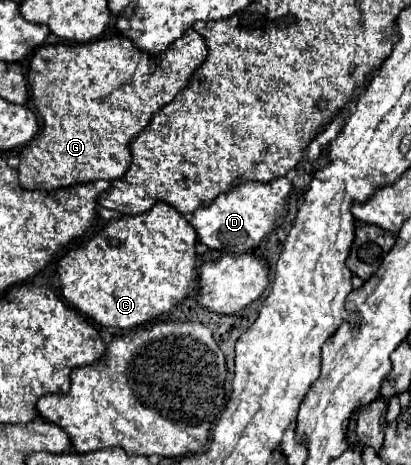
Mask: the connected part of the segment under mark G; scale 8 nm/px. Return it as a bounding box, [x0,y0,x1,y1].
[16,30,208,192]

